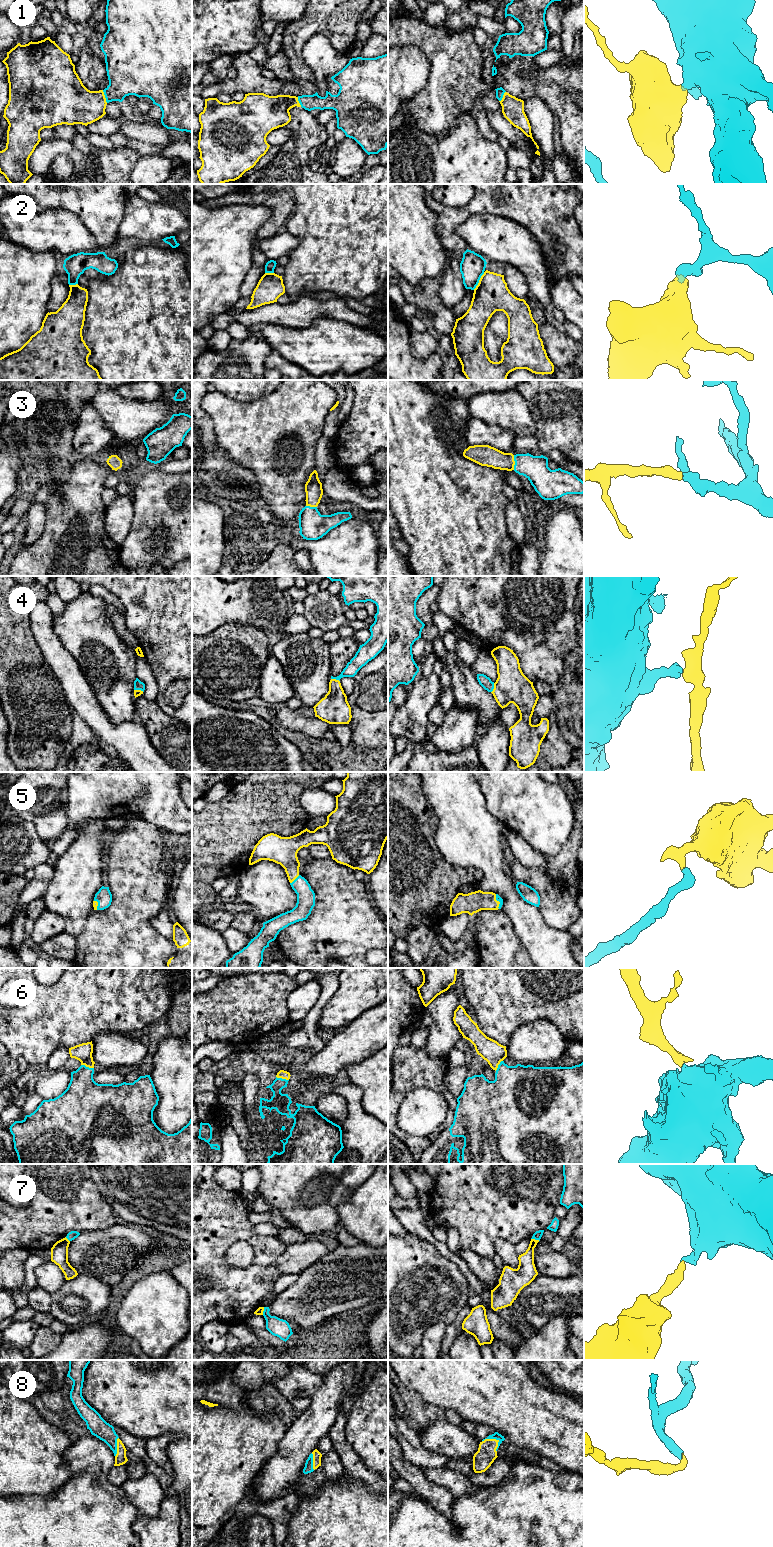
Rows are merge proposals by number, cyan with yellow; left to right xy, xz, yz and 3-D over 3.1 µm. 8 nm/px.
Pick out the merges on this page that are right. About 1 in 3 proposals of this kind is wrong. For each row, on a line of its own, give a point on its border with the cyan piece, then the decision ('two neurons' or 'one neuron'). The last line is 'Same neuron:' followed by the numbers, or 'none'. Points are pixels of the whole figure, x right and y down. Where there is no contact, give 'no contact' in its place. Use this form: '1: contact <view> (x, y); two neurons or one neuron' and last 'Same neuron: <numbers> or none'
1: contact xy (105, 96); one neuron
2: contact yz (478, 281); two neurons
3: contact yz (515, 462); one neuron
4: contact yz (493, 688); one neuron
5: contact xz (295, 879); one neuron
6: contact xy (87, 1067); one neuron
7: contact yz (535, 1239); two neurons
8: contact yz (495, 1438); one neuron
Same neuron: 1, 3, 4, 5, 6, 8

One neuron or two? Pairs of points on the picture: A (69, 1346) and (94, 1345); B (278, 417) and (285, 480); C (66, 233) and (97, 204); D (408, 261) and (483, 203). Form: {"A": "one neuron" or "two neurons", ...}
{"A": "one neuron", "B": "one neuron", "C": "two neurons", "D": "two neurons"}

